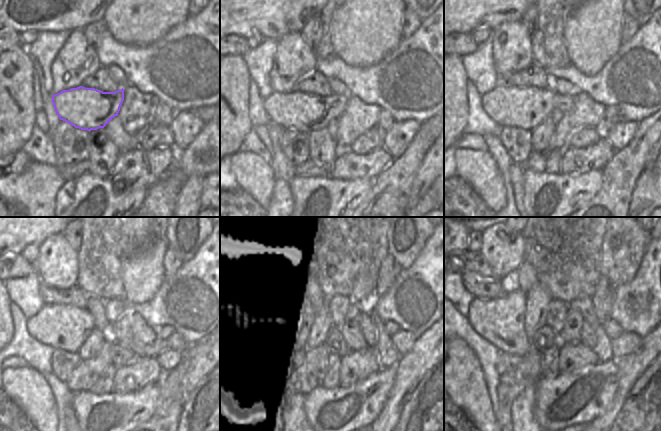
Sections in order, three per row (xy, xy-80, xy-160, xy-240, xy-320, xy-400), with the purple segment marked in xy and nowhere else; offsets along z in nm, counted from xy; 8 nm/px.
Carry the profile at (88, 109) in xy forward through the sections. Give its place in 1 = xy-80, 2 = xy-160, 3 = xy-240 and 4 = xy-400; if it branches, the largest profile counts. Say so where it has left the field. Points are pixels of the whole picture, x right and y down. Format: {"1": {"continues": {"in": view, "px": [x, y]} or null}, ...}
{"1": {"continues": {"in": "xy-80", "px": [301, 111]}}, "2": {"continues": {"in": "xy-160", "px": [526, 108]}}, "3": {"continues": {"in": "xy-240", "px": [60, 327]}}, "4": {"continues": {"in": "xy-400", "px": [500, 321]}}}

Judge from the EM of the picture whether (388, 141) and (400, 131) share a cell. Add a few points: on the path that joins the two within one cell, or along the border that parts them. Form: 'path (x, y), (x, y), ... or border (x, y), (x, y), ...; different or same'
path (391, 140), (397, 134); same

